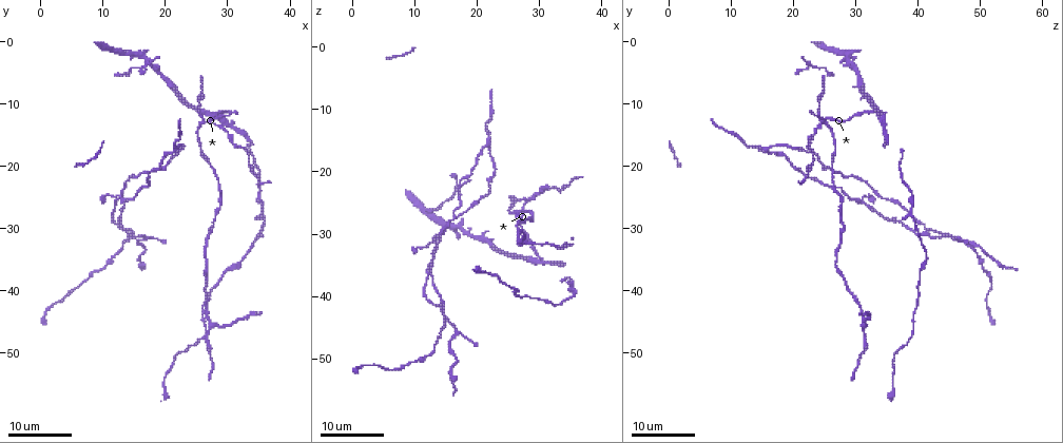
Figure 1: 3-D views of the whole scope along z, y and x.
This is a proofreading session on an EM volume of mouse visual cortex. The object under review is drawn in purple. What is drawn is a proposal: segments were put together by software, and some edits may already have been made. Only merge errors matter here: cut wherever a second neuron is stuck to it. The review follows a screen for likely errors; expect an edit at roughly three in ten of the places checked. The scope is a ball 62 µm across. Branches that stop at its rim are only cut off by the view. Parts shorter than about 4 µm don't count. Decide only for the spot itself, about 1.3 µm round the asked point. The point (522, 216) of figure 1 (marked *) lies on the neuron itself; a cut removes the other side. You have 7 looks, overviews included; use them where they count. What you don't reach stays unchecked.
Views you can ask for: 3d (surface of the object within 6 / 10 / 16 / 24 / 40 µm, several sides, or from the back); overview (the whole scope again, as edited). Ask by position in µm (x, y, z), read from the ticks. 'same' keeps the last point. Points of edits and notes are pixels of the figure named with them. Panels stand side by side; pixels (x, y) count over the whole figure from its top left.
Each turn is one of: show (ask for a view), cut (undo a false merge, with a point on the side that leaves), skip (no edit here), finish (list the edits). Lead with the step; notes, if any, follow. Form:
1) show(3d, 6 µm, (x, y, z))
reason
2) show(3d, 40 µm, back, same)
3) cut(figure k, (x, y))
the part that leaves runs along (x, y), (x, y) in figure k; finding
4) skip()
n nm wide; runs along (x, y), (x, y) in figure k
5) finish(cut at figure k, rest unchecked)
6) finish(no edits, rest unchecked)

show(3d, 24 µm, (26.5, 12.5, 24.5))
a fork

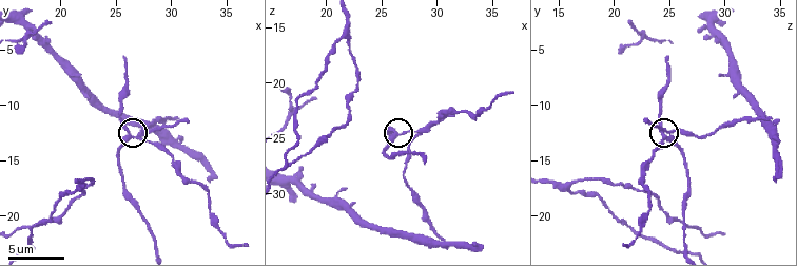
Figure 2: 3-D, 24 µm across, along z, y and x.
show(3d, 10 µm, (26.0, 12.8, 24.6))

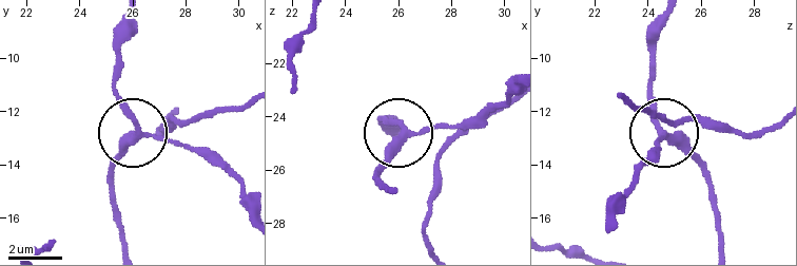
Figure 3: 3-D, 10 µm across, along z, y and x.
skip()
270 nm wide; runs along (166, 129), (175, 125), (173, 143), (136, 134), (118, 56) in figure 3; continuous, no second neuron

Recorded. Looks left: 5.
show(3d, 10 µm, (21.4, 17.6, 15.6))

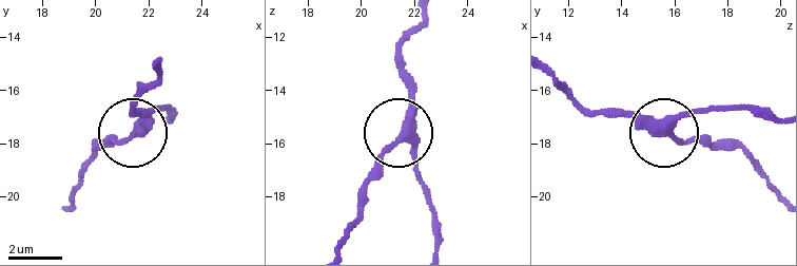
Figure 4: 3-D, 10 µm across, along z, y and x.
show(3d, 6 µm, (21.5, 17.6, 15.6))

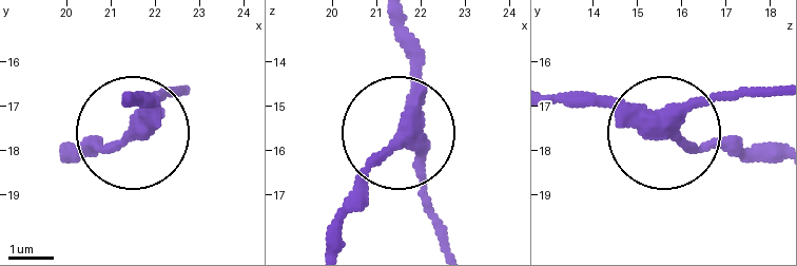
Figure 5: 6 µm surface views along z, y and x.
skip()
300 nm wide; all the same neuron

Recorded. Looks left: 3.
show(3d, 24 µm, (14.5, 30.5, 43.5))
looks like a crossing

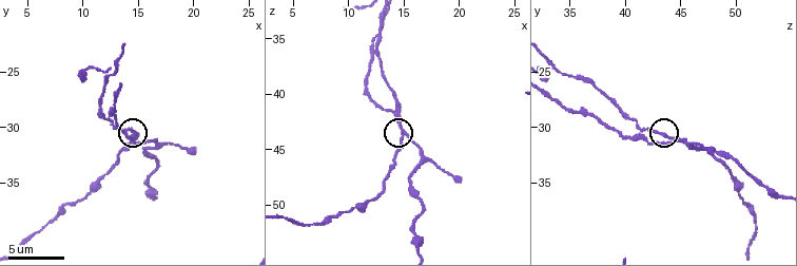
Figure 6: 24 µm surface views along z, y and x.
show(3d, 6 µm, (14.8, 30.8, 43.8))

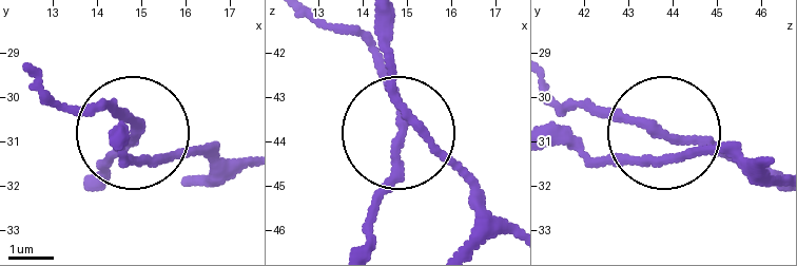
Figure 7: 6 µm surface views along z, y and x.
skip()
180 nm wide; runs along (555, 100), (657, 127), (661, 157), (744, 165) in figure 7; all the same neuron

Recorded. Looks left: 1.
finish(no edits, rest unchecked)

